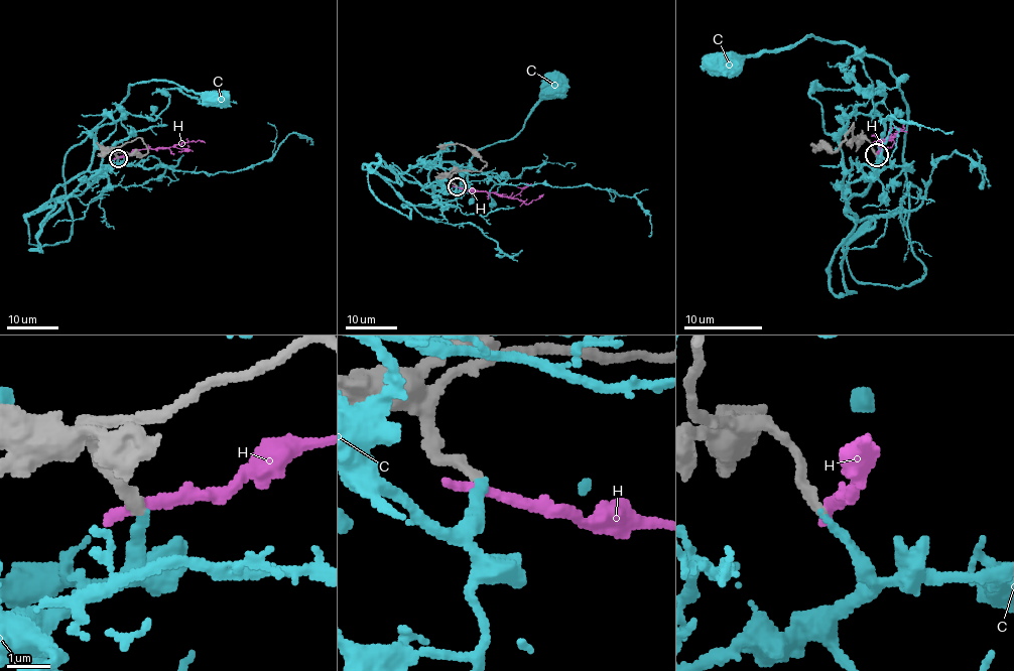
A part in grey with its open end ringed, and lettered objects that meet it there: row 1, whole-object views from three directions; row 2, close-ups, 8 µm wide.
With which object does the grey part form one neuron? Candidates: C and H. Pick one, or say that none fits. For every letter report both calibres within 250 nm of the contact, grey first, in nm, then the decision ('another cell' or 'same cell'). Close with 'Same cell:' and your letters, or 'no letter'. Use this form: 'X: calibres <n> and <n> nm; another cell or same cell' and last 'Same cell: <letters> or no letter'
C: calibres 240 and 220 nm; same cell
H: calibres 240 and 320 nm; another cell
Same cell: C

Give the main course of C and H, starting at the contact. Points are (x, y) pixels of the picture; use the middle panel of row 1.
C: (456, 185), (365, 164), (409, 219), (460, 196), (477, 152), (558, 85)
H: (456, 185), (504, 193), (527, 204), (543, 193)

